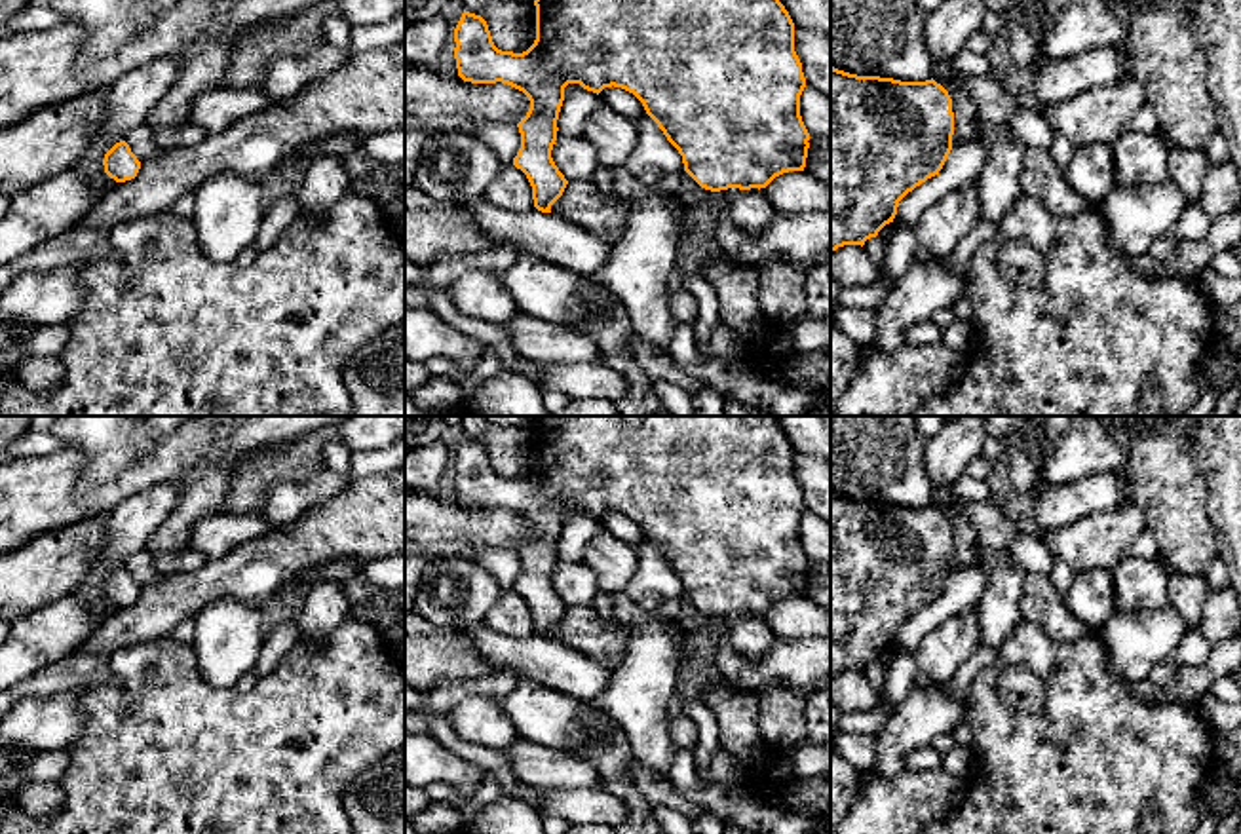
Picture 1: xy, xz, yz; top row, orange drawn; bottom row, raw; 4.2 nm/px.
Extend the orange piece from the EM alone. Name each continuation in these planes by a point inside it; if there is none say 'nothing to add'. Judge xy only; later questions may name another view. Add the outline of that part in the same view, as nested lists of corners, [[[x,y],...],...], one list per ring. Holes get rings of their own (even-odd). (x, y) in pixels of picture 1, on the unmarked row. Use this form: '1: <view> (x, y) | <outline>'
nothing to add

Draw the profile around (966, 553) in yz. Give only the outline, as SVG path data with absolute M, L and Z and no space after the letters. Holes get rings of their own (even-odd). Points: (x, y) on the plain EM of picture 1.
M954 517L952 524L952 538L954 538L954 566L977 566L986 564L977 547L977 528L965 517Z

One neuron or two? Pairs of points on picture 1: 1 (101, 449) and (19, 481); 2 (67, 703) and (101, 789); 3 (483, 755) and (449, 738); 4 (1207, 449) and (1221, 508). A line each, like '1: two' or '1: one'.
1: two
2: two
3: one
4: one

